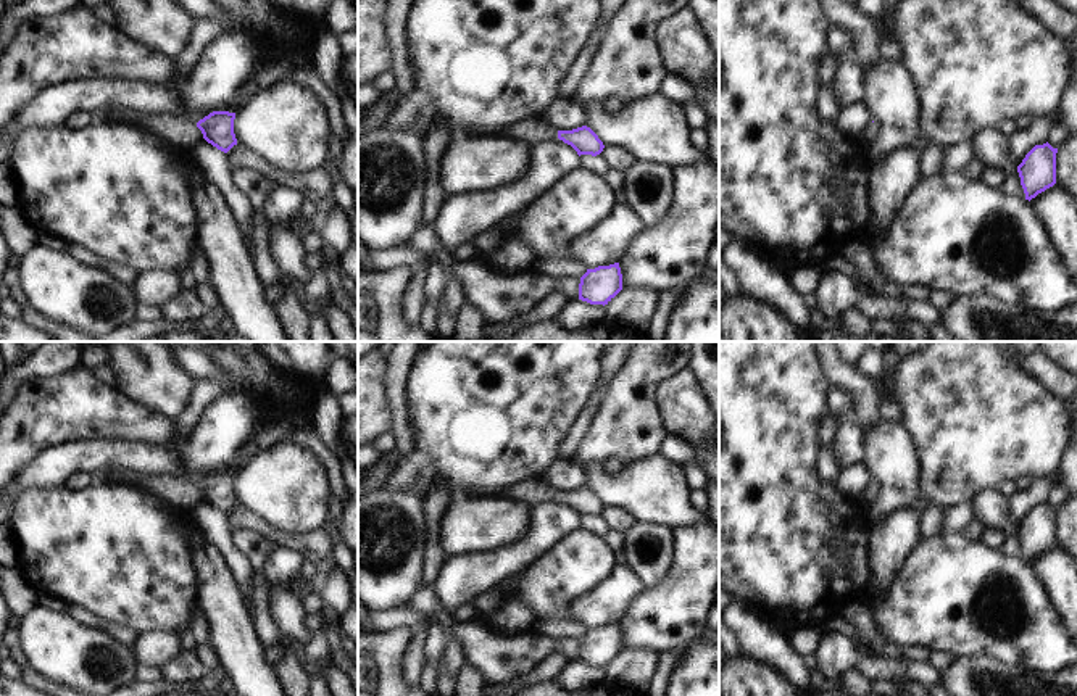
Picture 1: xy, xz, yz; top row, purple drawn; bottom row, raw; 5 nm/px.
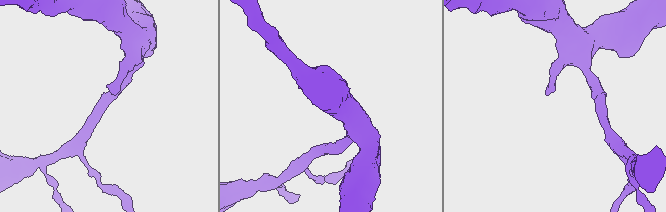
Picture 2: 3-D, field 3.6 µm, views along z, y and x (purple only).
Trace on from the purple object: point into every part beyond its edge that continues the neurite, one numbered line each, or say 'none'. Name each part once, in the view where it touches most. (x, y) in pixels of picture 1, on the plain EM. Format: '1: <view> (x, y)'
1: xy (182, 495)

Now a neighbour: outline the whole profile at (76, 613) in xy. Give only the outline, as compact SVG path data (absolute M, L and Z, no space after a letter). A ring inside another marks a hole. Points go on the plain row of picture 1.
M68 606L66 614L73 620L76 620L76 622L79 622L82 625L87 625L90 628L100 628L100 630L103 630L105 624L106 624L102 617L98 617L98 615L85 611L81 606Z

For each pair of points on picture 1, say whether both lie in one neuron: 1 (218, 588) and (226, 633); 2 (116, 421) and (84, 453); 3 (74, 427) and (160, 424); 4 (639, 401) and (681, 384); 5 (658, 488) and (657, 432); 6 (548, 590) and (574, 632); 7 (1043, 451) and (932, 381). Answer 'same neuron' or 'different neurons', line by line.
1: same neuron
2: different neurons
3: same neuron
4: different neurons
5: different neurons
6: different neurons
7: same neuron

